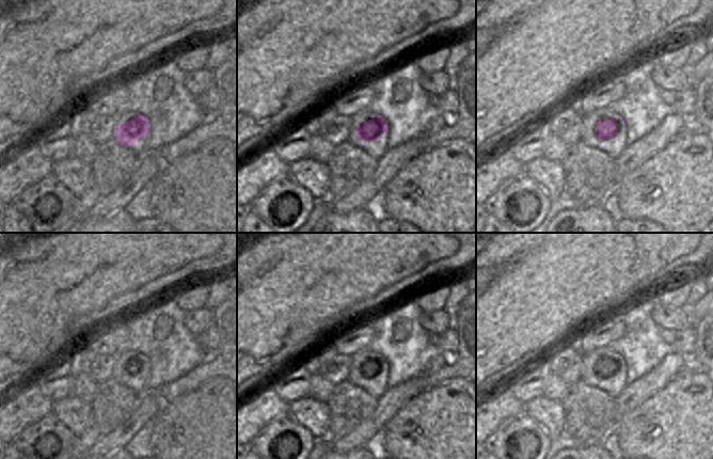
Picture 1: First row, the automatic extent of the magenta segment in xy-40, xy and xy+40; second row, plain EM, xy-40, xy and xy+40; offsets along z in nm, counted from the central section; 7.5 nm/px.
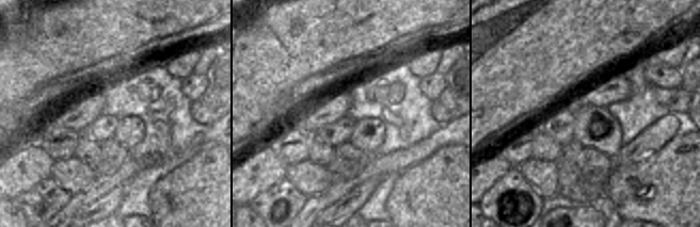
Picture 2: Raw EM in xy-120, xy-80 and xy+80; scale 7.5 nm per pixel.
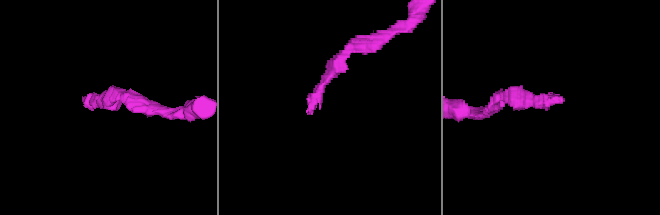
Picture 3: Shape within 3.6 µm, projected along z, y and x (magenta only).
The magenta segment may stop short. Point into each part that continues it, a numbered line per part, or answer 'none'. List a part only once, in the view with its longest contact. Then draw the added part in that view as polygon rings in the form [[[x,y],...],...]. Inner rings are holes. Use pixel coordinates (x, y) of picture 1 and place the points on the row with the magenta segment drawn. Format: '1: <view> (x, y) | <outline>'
1: xy (377, 148) | [[[363,109],[362,111],[353,115],[351,117],[351,127],[349,129],[347,141],[352,145],[363,149],[378,160],[387,151],[387,134],[382,131],[382,134],[371,143],[363,143],[355,136],[355,129],[358,126],[362,126],[365,122],[369,120],[376,120],[377,117],[378,114],[369,111],[368,109]]]

